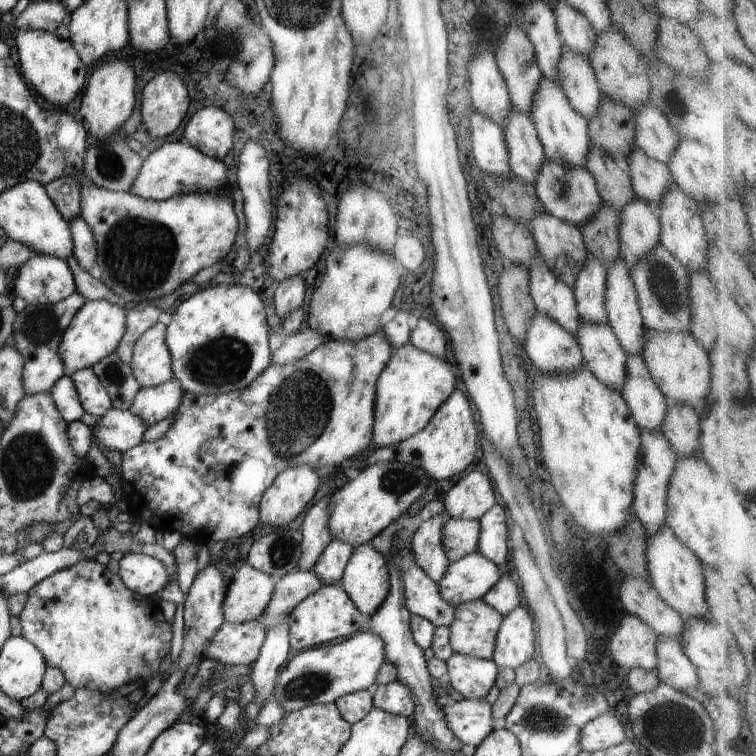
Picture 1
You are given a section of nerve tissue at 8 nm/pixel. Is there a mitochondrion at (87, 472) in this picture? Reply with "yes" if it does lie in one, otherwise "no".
no

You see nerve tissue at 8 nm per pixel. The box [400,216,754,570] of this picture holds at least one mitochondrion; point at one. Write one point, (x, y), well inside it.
(662, 281)

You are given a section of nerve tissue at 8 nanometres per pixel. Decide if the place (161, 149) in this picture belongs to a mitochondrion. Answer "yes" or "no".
no

